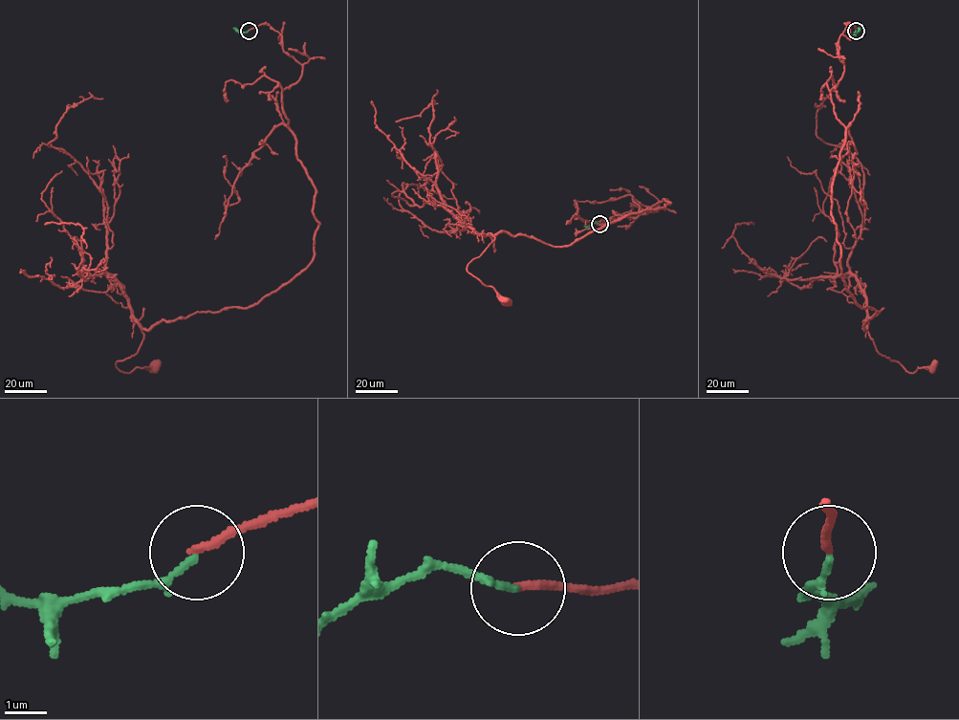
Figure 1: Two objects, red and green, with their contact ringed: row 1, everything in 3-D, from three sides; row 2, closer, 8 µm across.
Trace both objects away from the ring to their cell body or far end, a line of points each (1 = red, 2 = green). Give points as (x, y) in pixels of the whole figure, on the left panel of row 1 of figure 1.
1: (249, 31), (302, 66), (282, 105), (314, 258), (247, 308), (141, 329), (116, 366), (154, 366)
2: (249, 31), (239, 32), (233, 28)

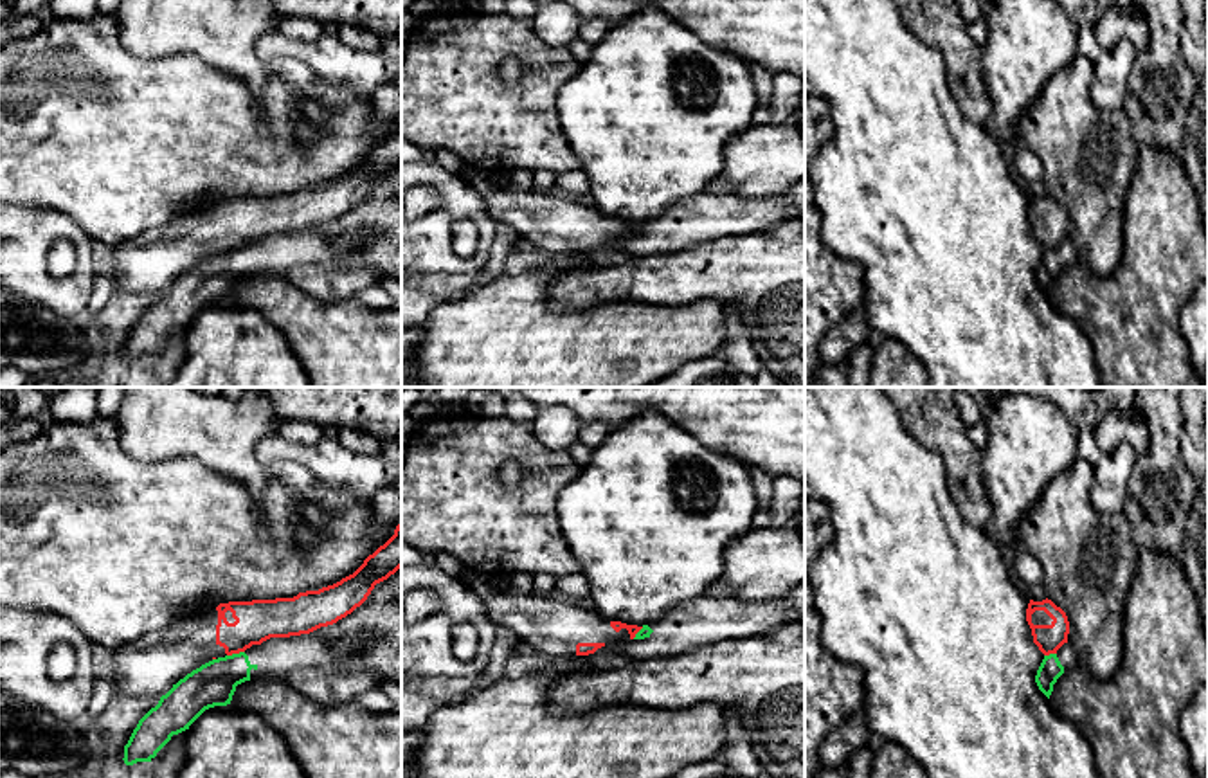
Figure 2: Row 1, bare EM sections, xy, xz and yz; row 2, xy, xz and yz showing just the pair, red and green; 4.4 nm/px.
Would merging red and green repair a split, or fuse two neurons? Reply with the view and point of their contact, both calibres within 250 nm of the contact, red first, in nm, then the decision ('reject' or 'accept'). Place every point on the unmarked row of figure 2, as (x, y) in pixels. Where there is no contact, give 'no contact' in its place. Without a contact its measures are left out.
contact xy (234, 249); calibres 190 and 190 nm; reject

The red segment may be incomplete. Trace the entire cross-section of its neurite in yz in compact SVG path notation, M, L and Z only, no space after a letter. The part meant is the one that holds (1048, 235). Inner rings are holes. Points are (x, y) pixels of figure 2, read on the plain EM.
M1030 196L1026 218L1032 225L1033 240L1044 252L1057 250L1068 240L1069 218L1066 209L1051 196Z

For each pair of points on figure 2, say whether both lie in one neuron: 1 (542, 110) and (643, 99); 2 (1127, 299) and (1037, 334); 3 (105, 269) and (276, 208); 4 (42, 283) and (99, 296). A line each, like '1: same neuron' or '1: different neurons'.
1: different neurons
2: different neurons
3: different neurons
4: different neurons

